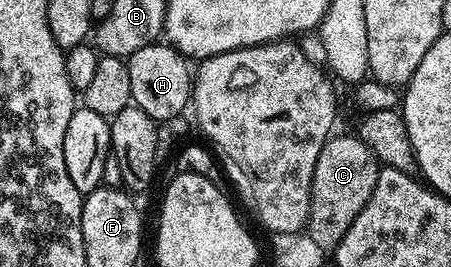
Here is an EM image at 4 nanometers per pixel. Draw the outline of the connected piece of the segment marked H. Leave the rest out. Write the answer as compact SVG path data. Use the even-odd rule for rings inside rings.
M152 42L141 46L131 56L126 57L129 66L129 82L133 85L131 99L149 118L157 122L183 116L193 100L193 72L182 52L175 51L166 42Z

